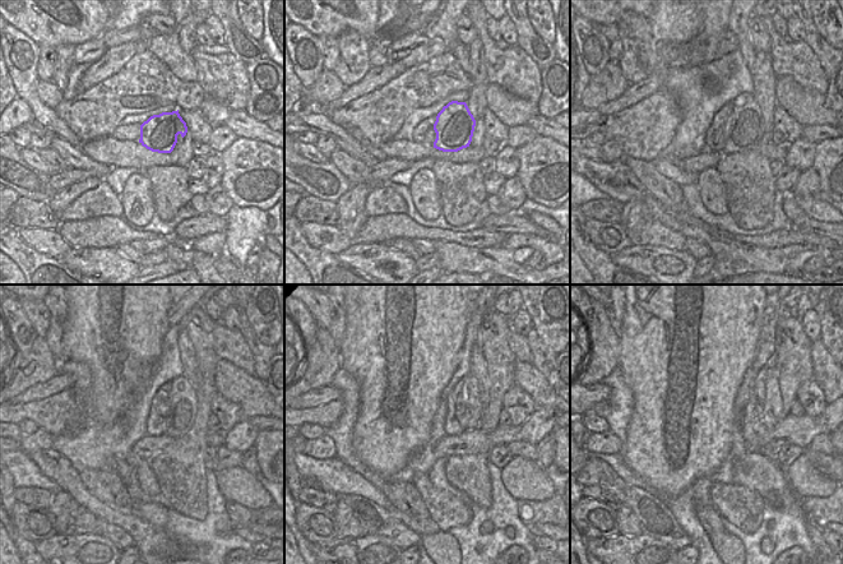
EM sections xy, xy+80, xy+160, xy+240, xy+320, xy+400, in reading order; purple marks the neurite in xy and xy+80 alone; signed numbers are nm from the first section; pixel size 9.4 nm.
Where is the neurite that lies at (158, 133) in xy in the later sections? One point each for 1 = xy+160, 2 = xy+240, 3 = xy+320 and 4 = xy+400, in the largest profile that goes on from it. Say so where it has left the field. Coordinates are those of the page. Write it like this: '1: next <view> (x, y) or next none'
1: next xy+160 (744, 129)
2: next xy+240 (183, 410)
3: next xy+320 (471, 385)
4: next xy+400 (758, 397)

